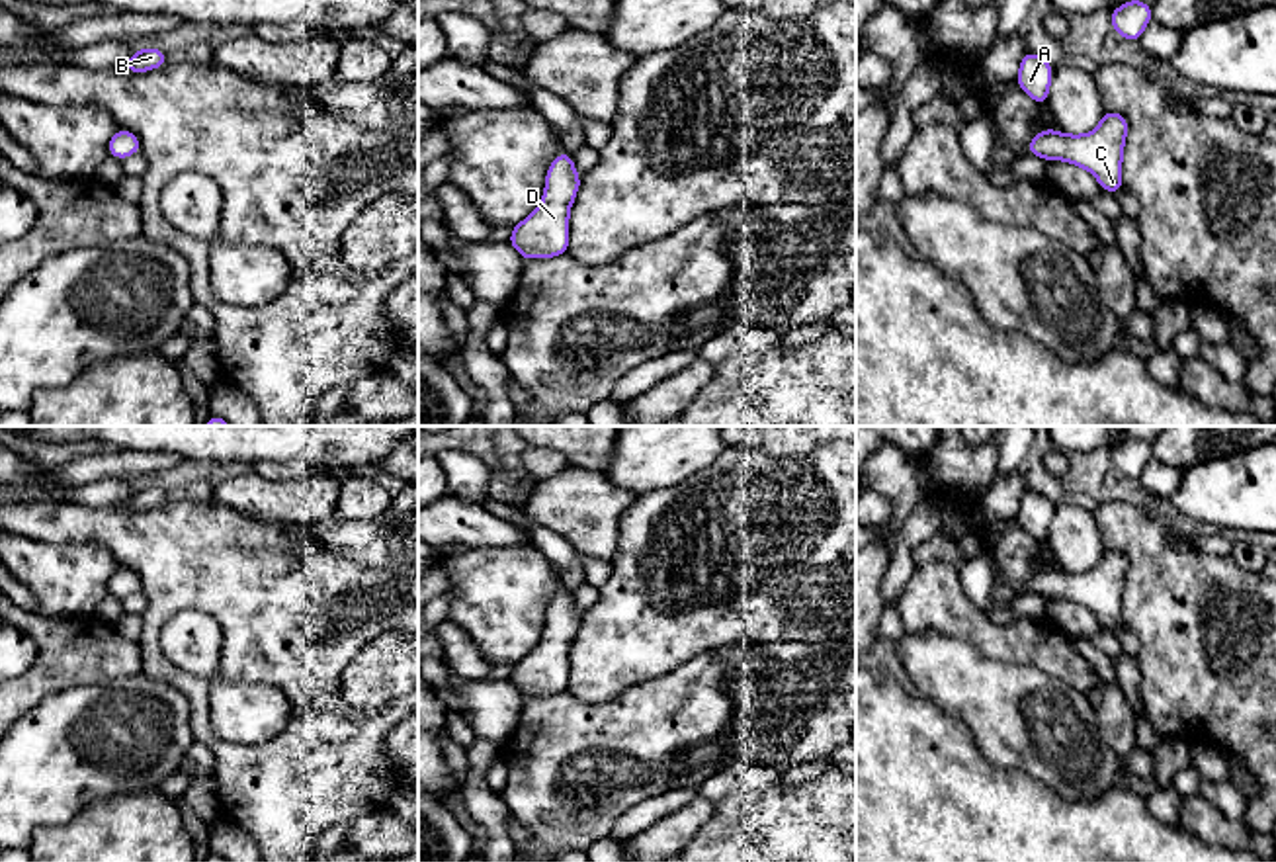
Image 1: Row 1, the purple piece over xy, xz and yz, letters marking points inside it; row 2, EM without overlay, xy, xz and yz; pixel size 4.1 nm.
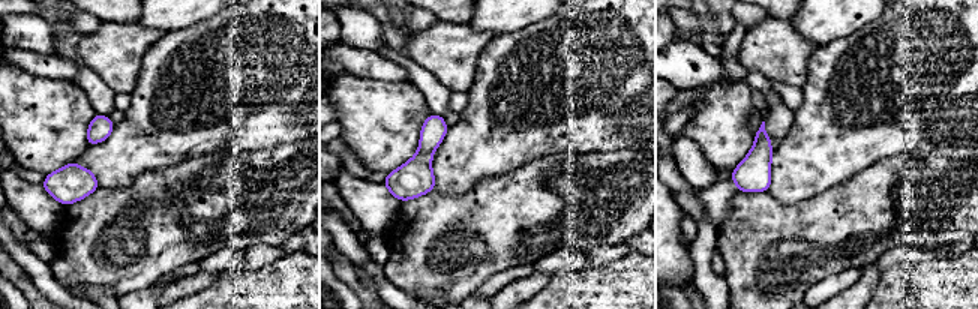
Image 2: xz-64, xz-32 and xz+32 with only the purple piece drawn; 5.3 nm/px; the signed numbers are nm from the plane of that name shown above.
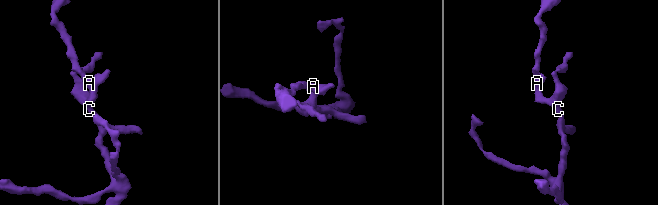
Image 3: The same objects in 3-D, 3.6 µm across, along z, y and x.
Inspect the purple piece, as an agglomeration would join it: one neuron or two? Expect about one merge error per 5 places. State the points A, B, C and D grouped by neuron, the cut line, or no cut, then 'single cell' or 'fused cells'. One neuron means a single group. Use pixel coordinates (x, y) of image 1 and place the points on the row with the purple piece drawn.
groups A B C D; cut none; single cell

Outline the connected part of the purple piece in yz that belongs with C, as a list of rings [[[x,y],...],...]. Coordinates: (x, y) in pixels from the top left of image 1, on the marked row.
[[[1106,111],[1098,127],[1088,135],[1063,135],[1043,129],[1028,143],[1028,152],[1049,162],[1067,160],[1092,172],[1098,184],[1118,194],[1122,182],[1122,154],[1127,133],[1127,121],[1122,113]]]

